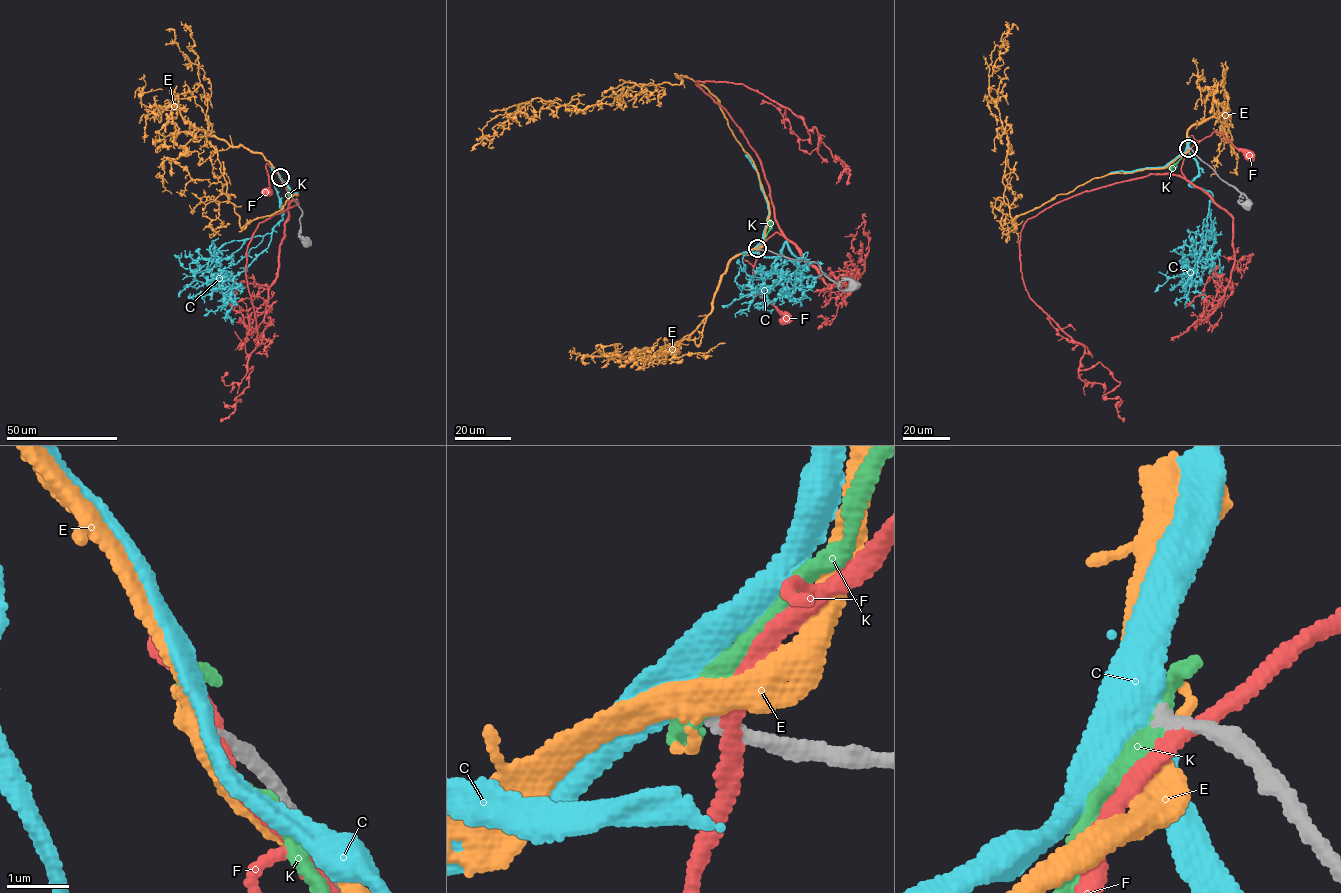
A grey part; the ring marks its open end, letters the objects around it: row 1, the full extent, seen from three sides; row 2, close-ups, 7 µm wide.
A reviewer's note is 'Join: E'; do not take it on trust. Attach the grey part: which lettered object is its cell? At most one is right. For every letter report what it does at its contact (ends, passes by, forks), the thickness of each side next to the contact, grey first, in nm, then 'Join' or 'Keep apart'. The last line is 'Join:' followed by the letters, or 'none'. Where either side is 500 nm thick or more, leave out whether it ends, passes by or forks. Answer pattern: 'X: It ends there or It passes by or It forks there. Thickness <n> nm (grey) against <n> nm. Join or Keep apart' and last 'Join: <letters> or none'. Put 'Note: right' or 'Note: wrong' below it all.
C: It passes by. Thickness 160 nm (grey) against 300 nm. Join
E: It passes by. Thickness 180 nm (grey) against 320 nm. Keep apart
F: It passes by. Thickness 240 nm (grey) against 220 nm. Keep apart
K: It passes by. Thickness 190 nm (grey) against 200 nm. Keep apart
Join: C
Note: wrong

